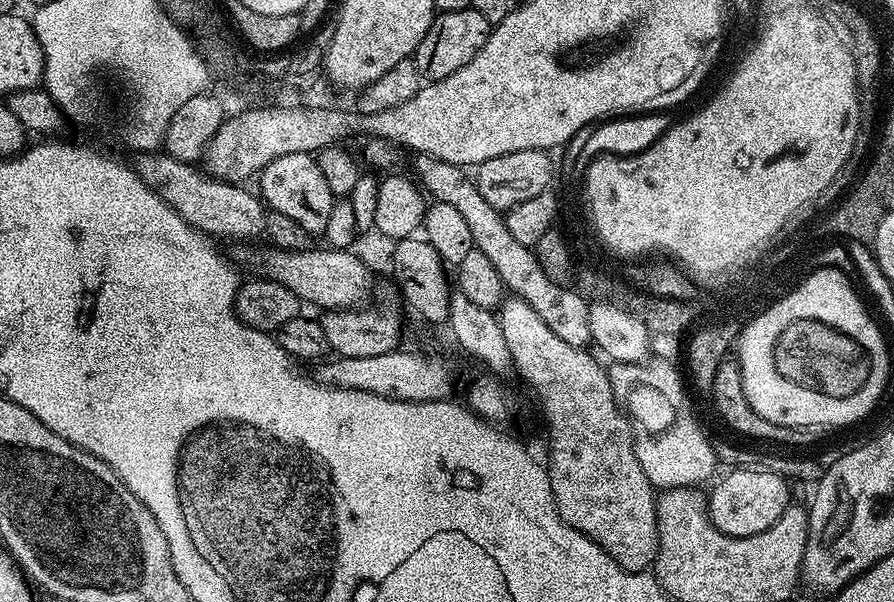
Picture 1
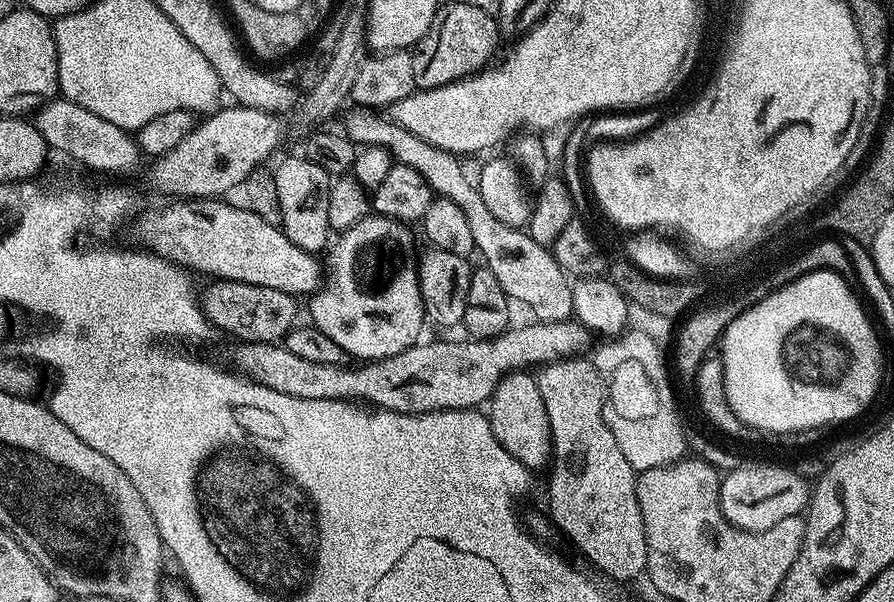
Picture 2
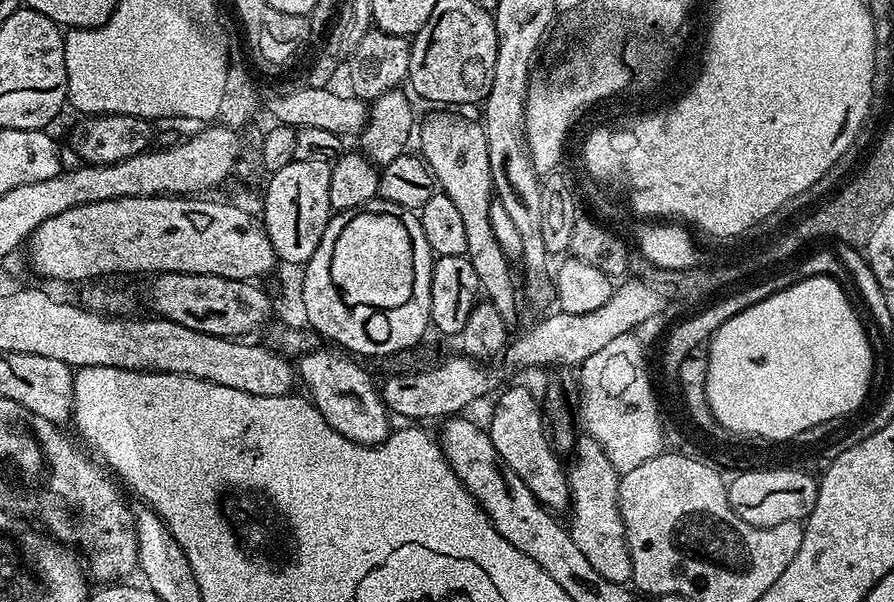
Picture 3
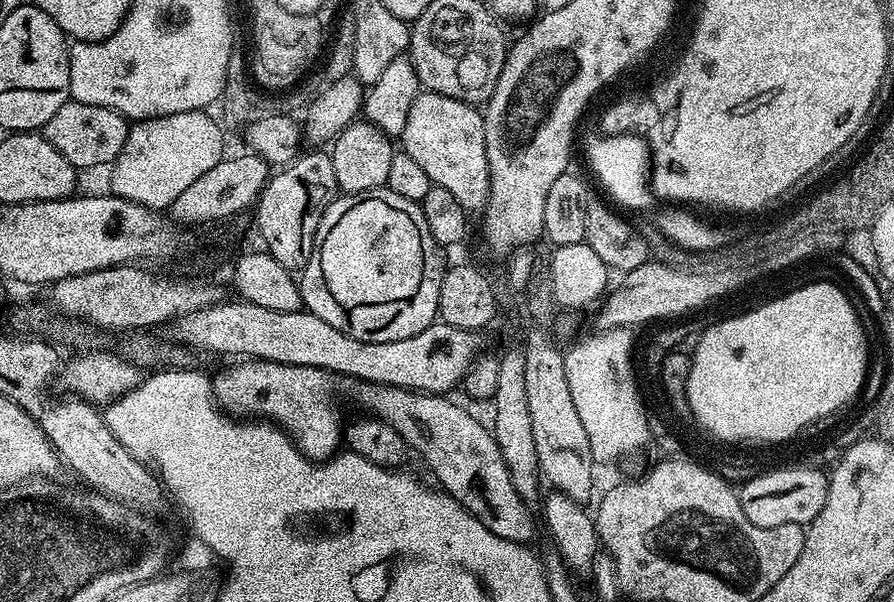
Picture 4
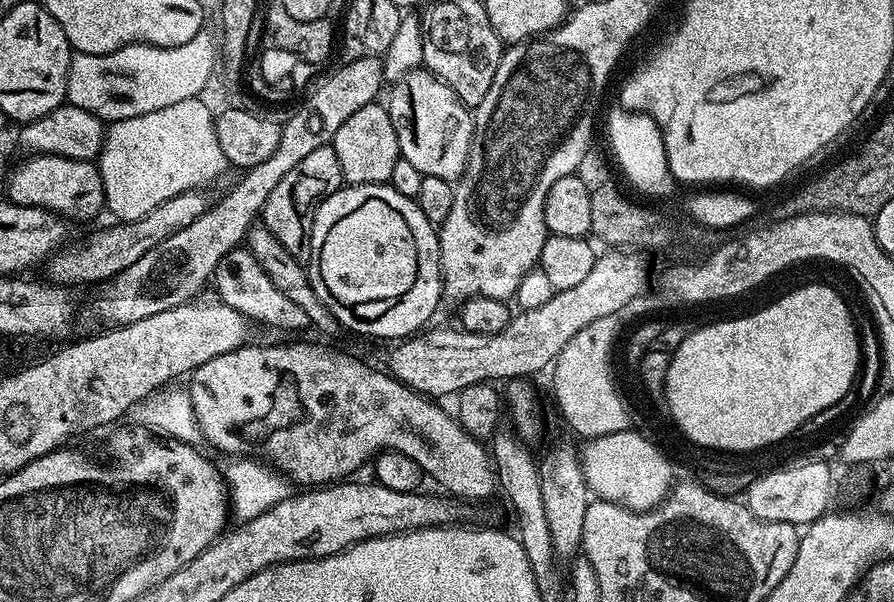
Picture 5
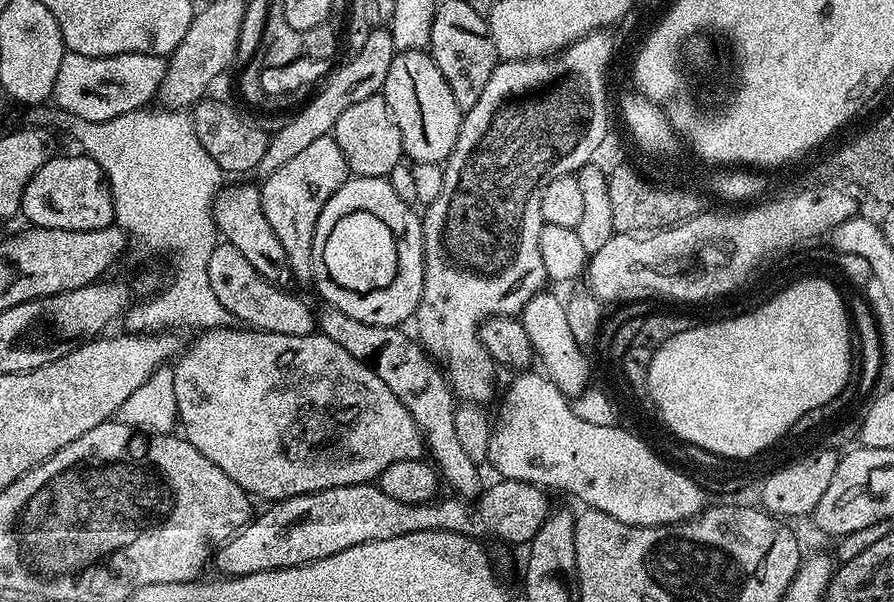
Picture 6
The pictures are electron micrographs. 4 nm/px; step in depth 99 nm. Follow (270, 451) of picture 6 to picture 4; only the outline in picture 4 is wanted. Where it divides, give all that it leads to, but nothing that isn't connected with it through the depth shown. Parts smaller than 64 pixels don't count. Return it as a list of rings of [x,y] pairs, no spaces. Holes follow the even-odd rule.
[[[269,360],[236,362],[233,368],[220,372],[212,380],[212,394],[216,403],[227,415],[233,418],[259,418],[264,422],[274,422],[283,428],[292,438],[299,452],[307,460],[323,462],[332,459],[342,444],[342,423],[340,412],[336,409],[337,377],[331,372],[324,372],[314,366],[290,366]],[[357,383],[356,400],[364,408],[369,408],[371,415],[384,420],[401,438],[408,443],[409,449],[416,452],[432,467],[436,475],[435,483],[443,491],[464,507],[490,534],[506,538],[521,546],[536,536],[536,524],[532,521],[529,505],[514,490],[510,482],[510,470],[502,462],[502,450],[492,437],[489,425],[476,416],[471,416],[466,409],[444,394],[427,392],[408,392],[404,388],[391,388],[385,384]]]

